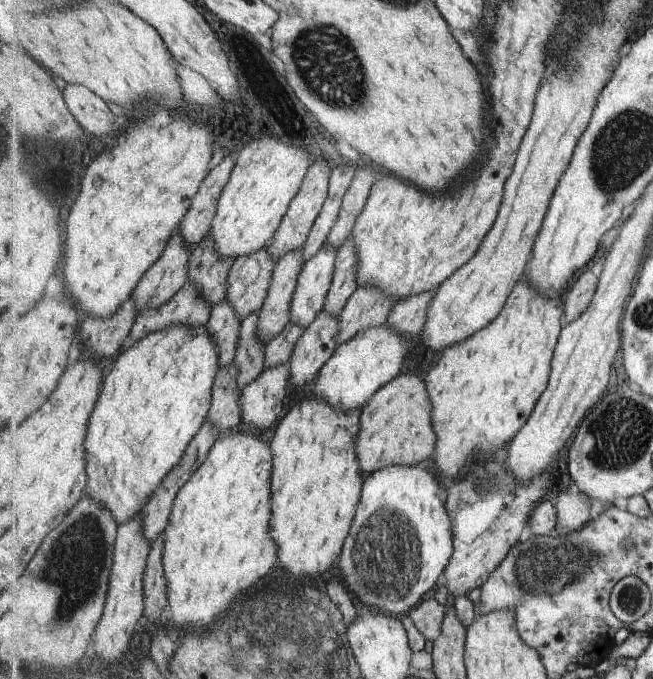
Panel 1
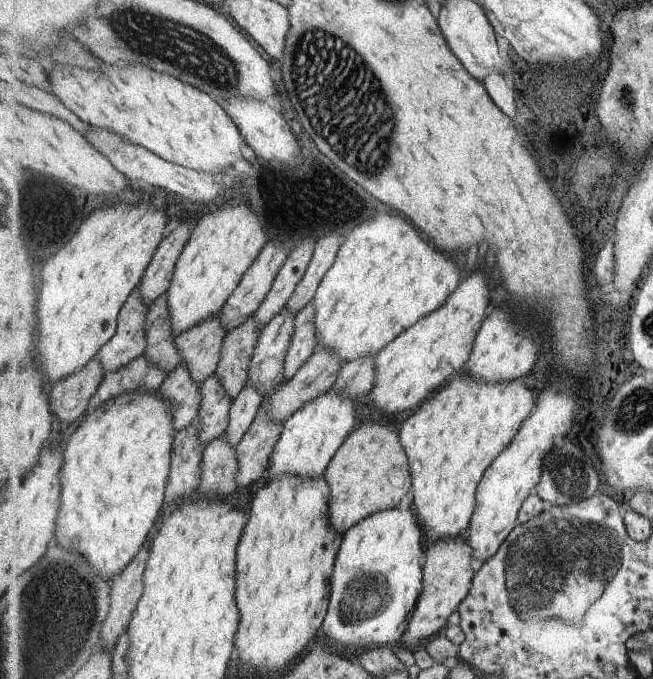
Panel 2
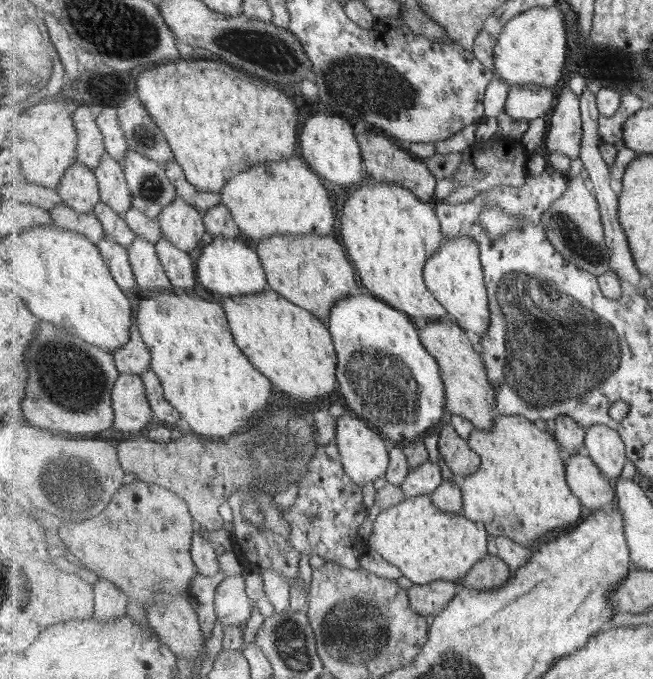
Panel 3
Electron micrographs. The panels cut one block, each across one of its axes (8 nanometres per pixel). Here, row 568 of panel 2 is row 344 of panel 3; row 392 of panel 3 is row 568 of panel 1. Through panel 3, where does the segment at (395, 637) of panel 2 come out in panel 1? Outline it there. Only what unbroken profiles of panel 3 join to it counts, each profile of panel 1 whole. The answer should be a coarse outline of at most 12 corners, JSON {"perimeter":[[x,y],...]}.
{"perimeter":[[424,464],[365,477],[339,564],[359,603],[401,617],[454,553]]}

